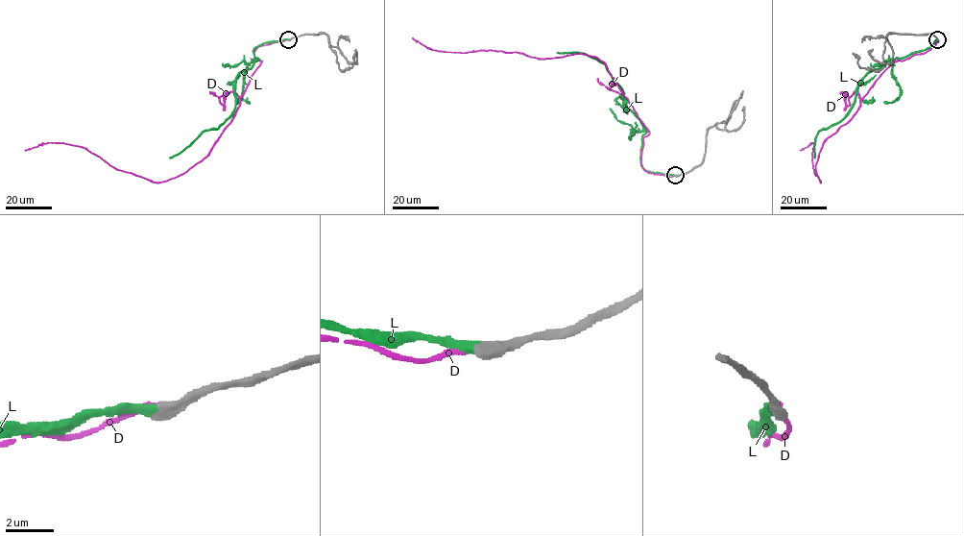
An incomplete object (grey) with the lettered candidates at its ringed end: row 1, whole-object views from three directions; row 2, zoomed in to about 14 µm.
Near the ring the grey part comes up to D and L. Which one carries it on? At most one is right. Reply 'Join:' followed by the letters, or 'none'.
Join: L

